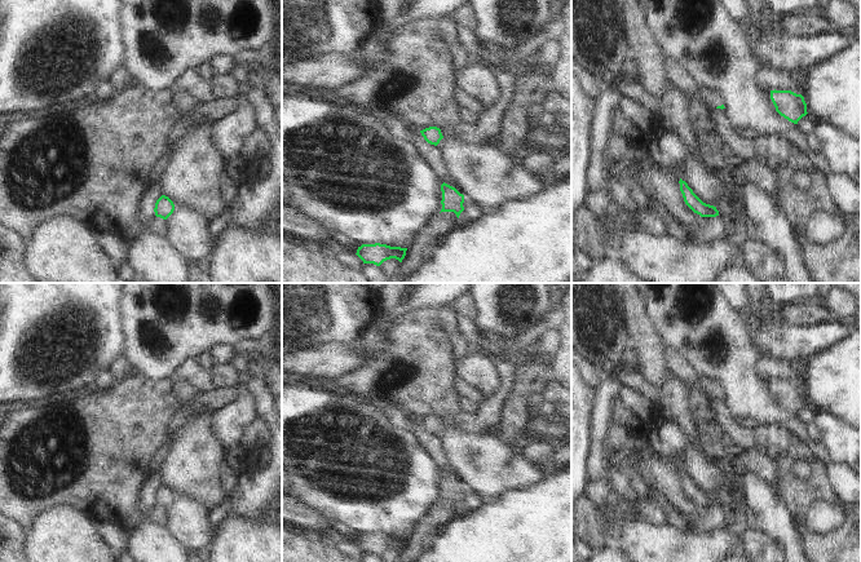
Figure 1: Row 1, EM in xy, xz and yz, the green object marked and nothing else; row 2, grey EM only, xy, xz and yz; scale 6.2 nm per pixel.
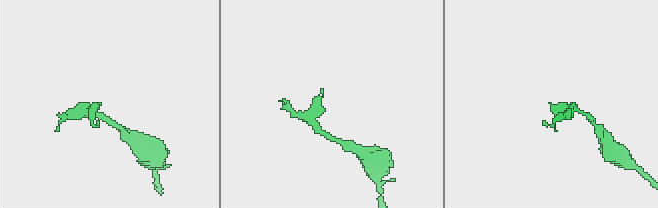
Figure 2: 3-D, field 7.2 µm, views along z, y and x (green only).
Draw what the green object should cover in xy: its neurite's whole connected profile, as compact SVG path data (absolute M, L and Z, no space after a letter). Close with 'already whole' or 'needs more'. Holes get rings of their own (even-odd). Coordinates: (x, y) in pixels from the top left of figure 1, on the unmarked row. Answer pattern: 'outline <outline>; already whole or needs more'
outline M162 484L156 490L155 497L154 497L156 506L167 509L173 503L173 500L175 500L175 494L168 486Z; already whole

